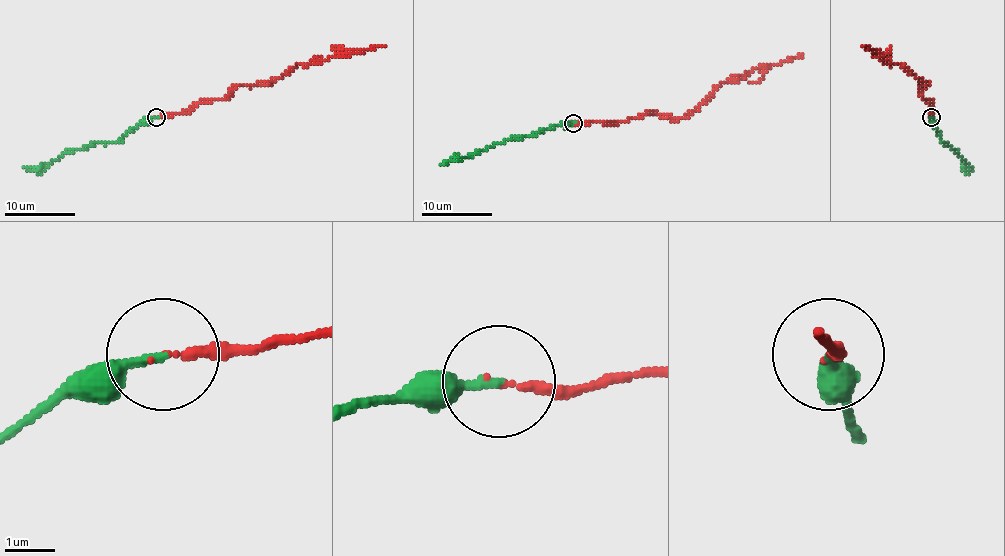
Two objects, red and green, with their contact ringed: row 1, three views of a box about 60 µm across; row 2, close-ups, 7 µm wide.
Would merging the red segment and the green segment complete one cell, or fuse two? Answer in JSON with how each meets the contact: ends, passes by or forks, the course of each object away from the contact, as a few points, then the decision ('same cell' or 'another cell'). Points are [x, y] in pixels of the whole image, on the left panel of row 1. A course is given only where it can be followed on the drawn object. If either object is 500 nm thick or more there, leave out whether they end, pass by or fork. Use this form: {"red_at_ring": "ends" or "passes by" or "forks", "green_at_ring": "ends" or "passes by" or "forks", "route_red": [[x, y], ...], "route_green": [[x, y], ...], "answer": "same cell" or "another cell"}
{"red_at_ring": "ends", "green_at_ring": "ends", "route_red": [[155, 116], [189, 113], [198, 104], [225, 98], [239, 86], [269, 84], [294, 66], [386, 47]], "route_green": [[155, 116], [145, 118], [116, 141], [68, 150], [54, 161], [24, 168]], "answer": "same cell"}

